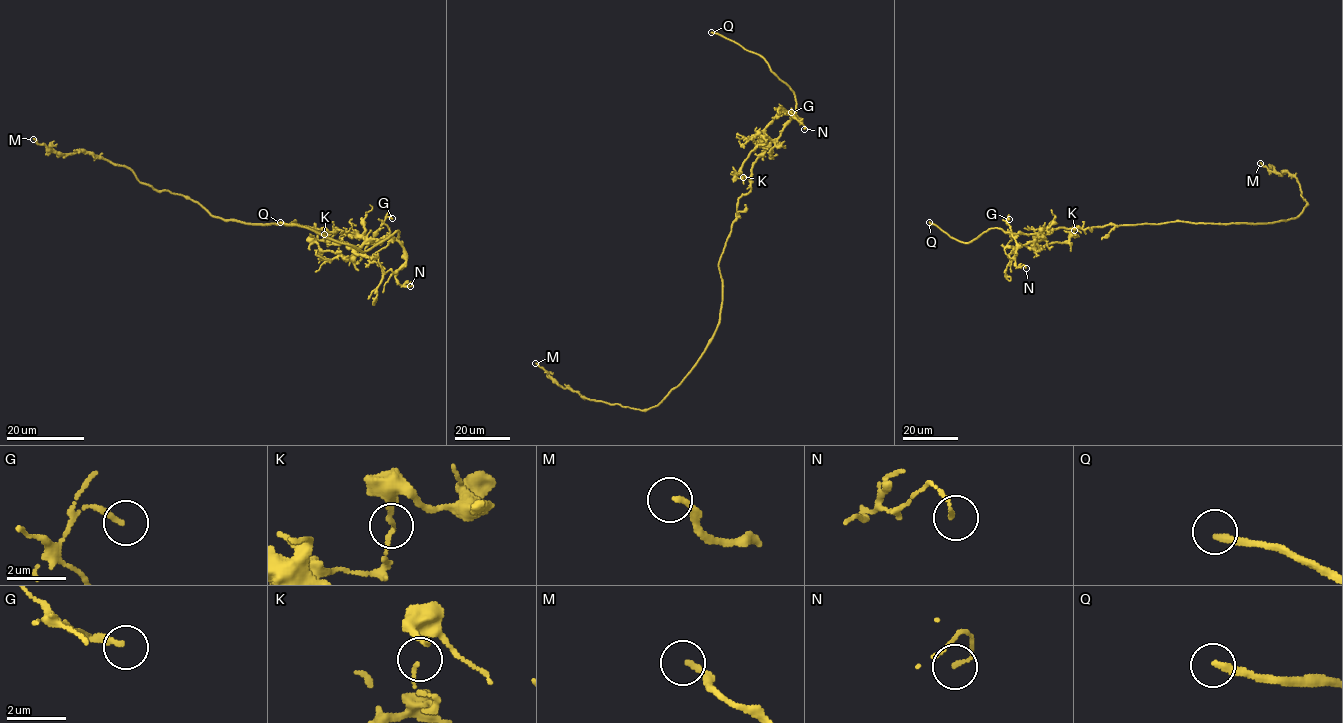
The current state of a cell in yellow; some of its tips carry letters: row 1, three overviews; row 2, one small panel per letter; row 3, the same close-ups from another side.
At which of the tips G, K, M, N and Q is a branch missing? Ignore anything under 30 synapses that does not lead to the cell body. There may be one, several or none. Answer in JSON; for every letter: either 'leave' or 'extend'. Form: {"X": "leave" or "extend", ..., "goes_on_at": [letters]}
{"G": "leave", "K": "leave", "M": "extend", "N": "leave", "Q": "extend", "goes_on_at": ["M", "Q"]}

